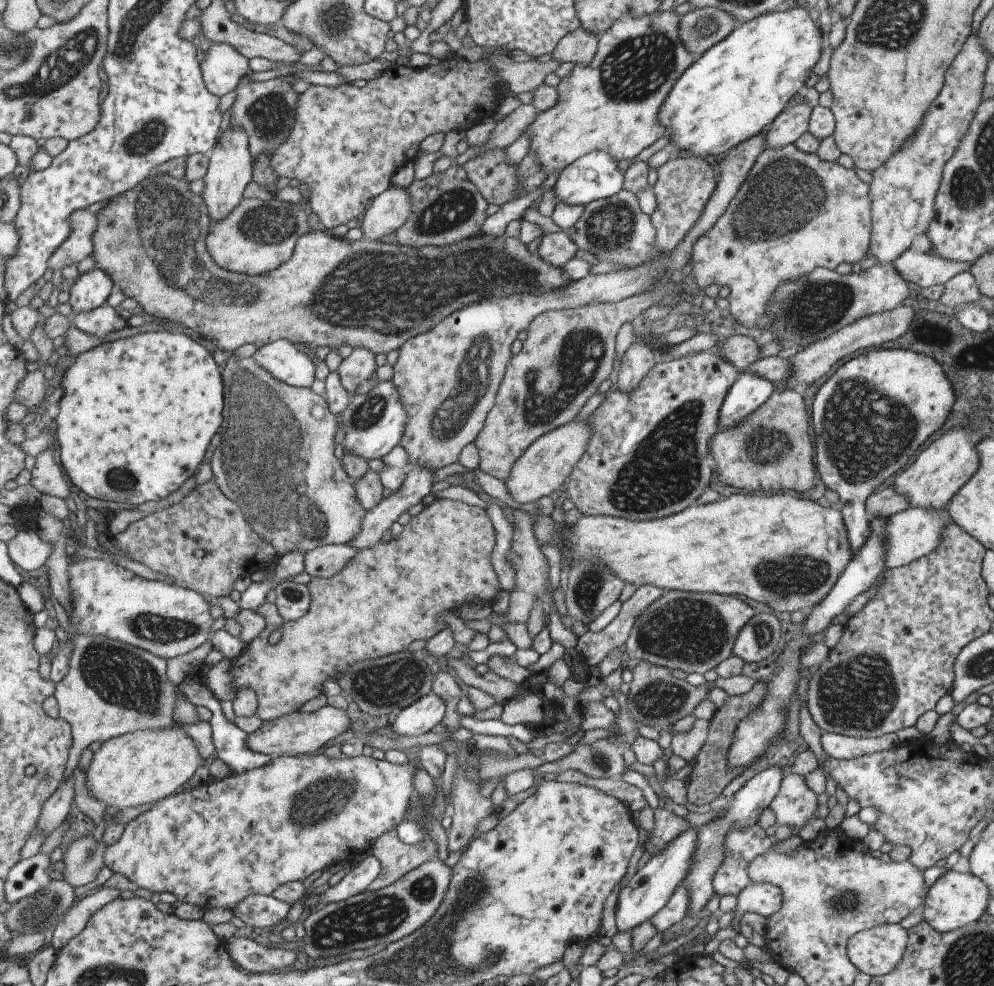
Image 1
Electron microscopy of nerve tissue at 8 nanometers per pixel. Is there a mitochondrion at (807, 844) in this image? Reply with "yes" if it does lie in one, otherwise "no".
no

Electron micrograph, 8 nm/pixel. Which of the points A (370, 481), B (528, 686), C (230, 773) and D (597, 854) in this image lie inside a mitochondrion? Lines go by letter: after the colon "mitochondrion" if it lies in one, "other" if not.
A: other
B: other
C: other
D: other

